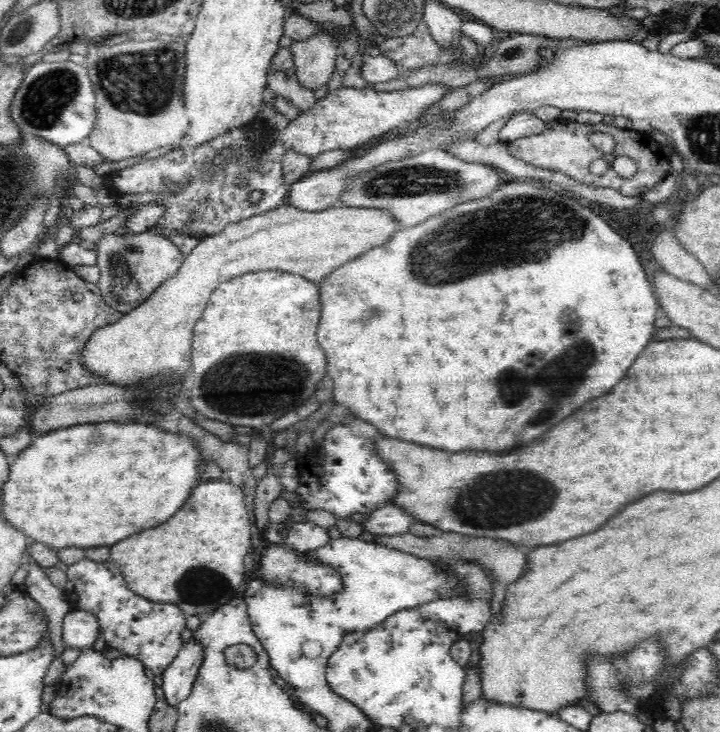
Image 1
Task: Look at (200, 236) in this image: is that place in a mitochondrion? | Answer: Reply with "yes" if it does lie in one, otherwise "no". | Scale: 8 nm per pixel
no

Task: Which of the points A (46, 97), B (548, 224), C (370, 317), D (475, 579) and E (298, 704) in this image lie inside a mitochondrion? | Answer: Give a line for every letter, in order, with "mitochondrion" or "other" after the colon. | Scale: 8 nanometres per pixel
A: mitochondrion
B: mitochondrion
C: mitochondrion
D: other
E: other

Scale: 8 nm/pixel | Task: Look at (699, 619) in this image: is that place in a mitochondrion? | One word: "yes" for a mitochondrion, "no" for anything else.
no

